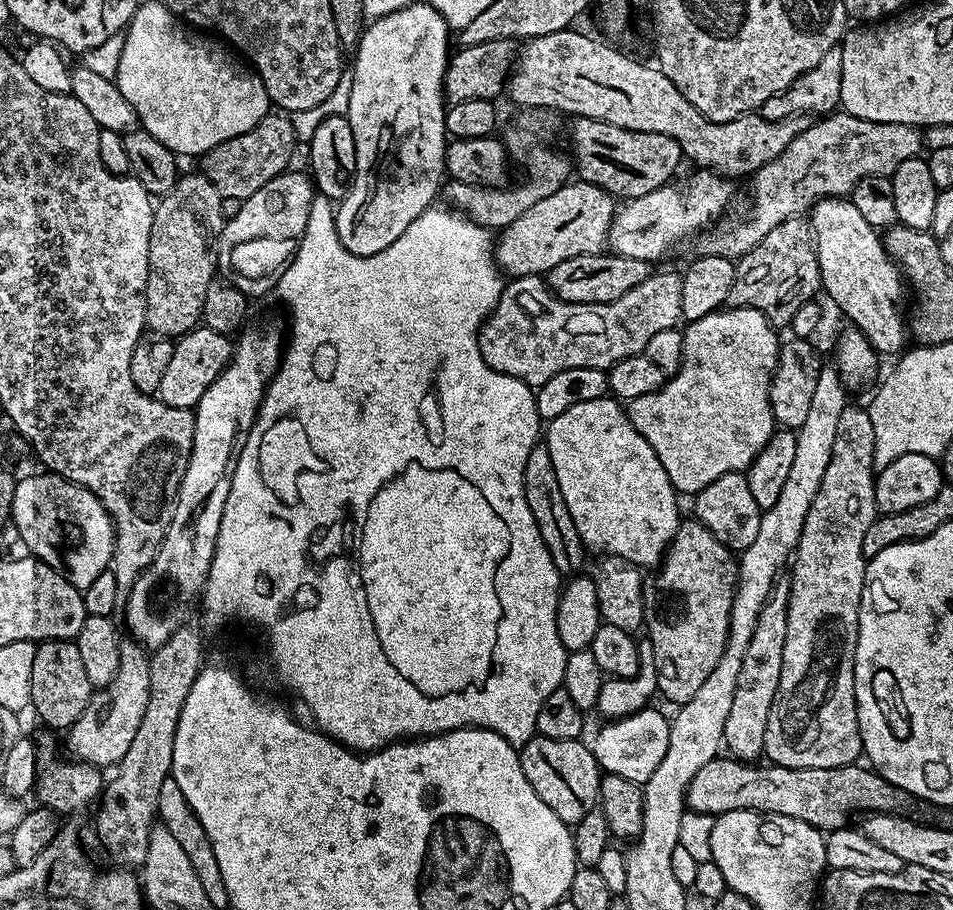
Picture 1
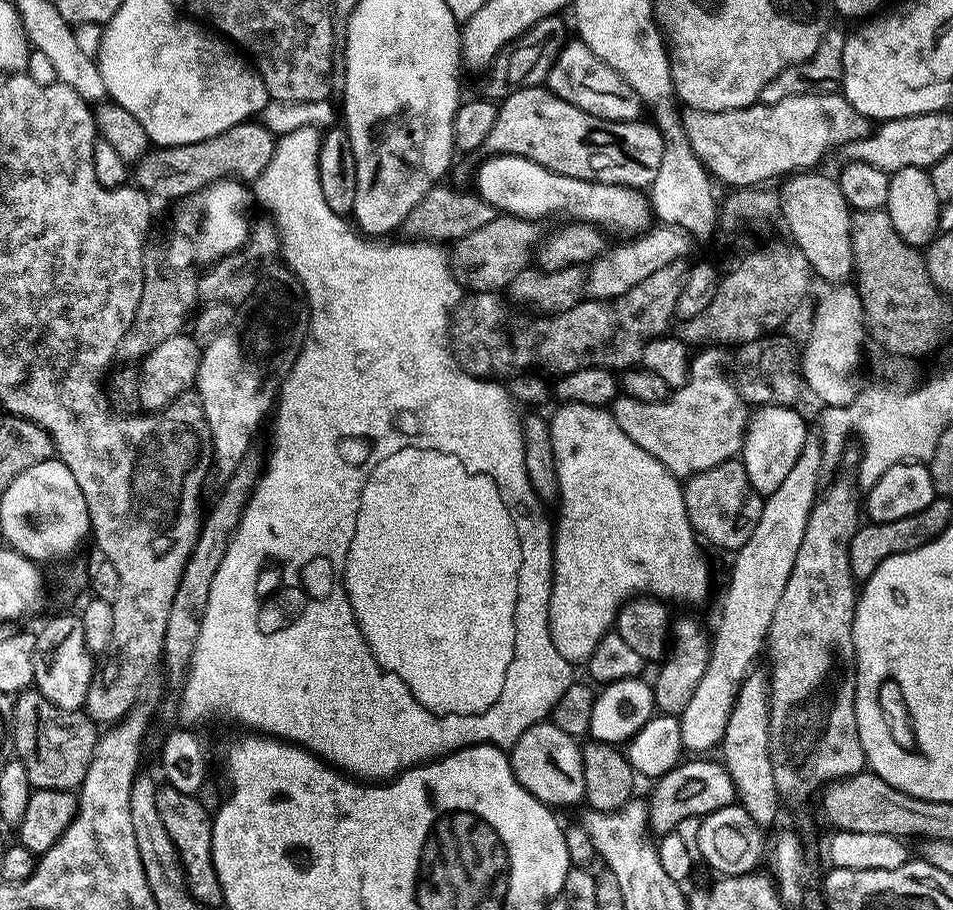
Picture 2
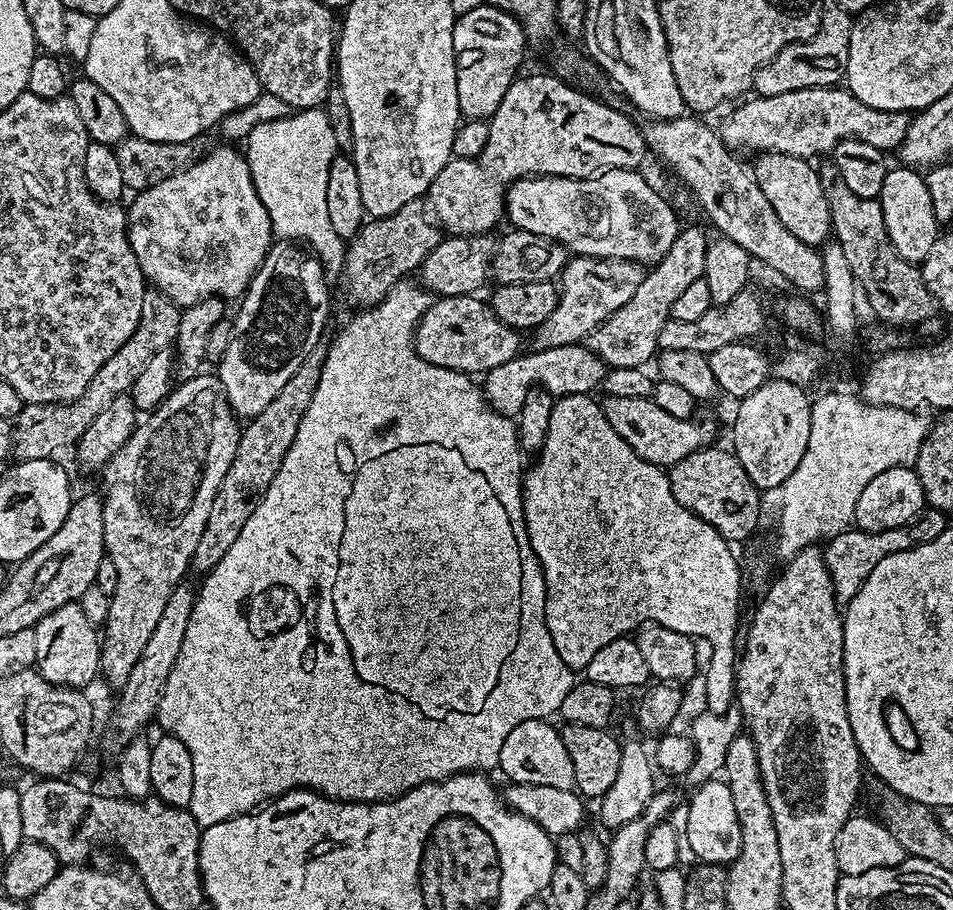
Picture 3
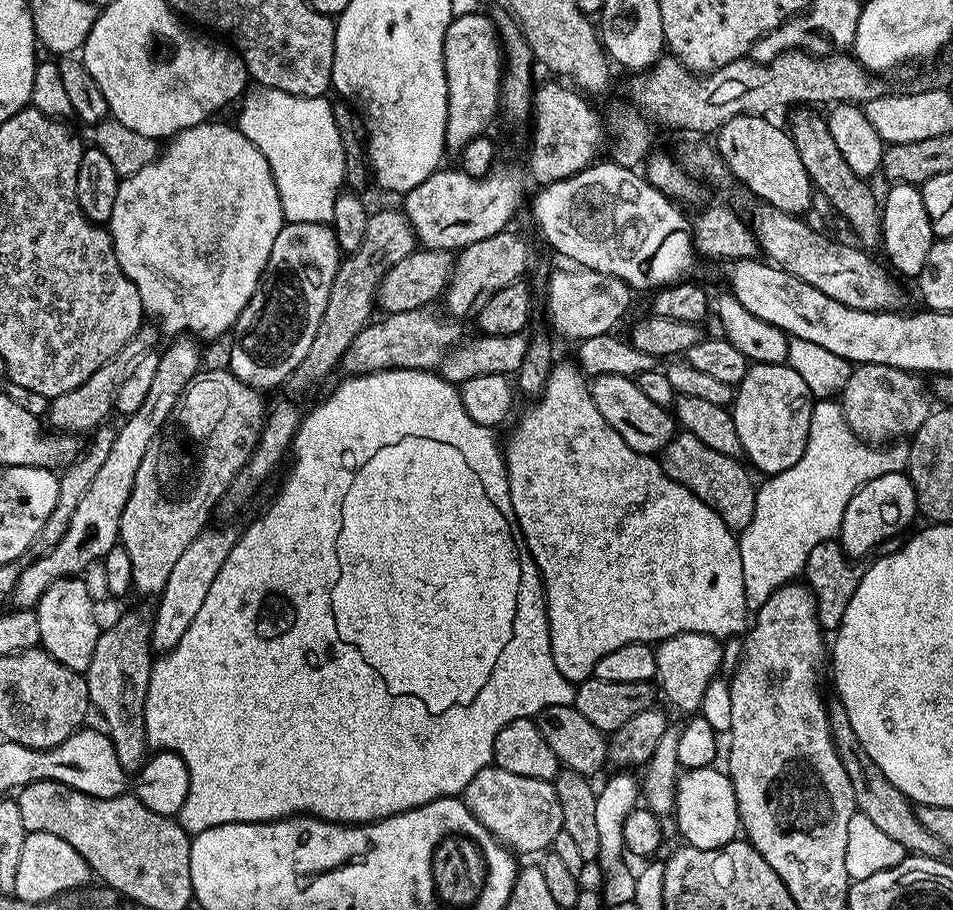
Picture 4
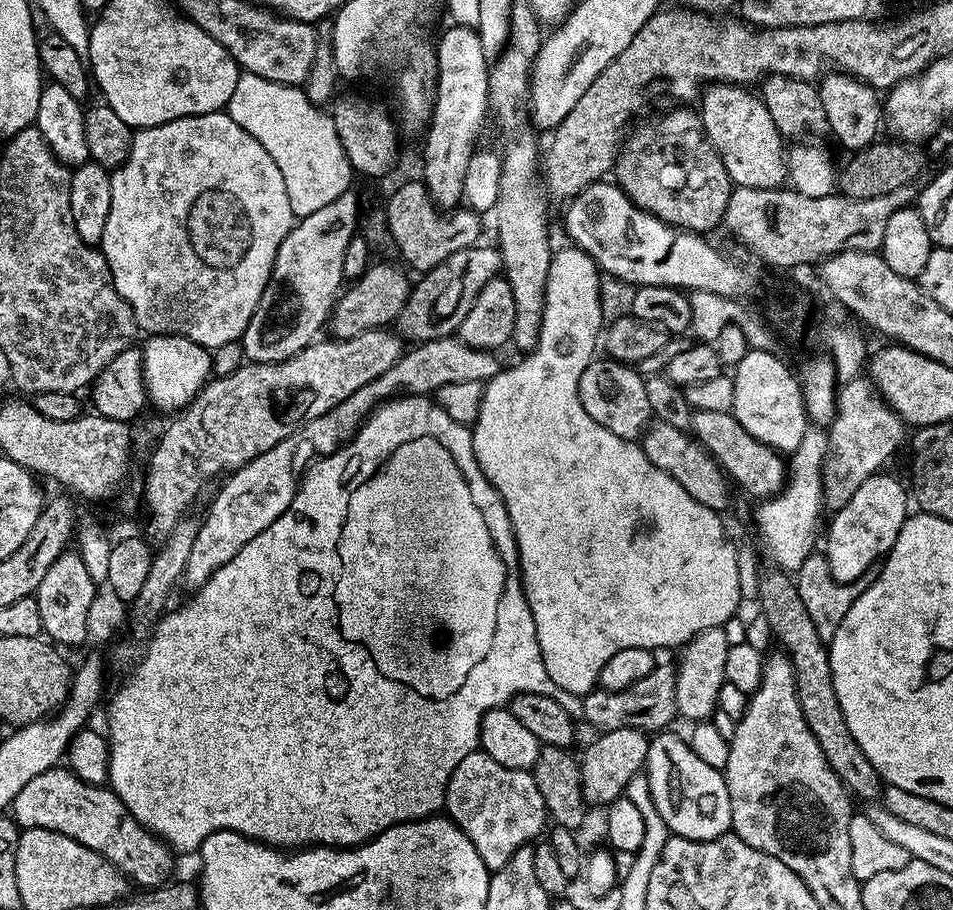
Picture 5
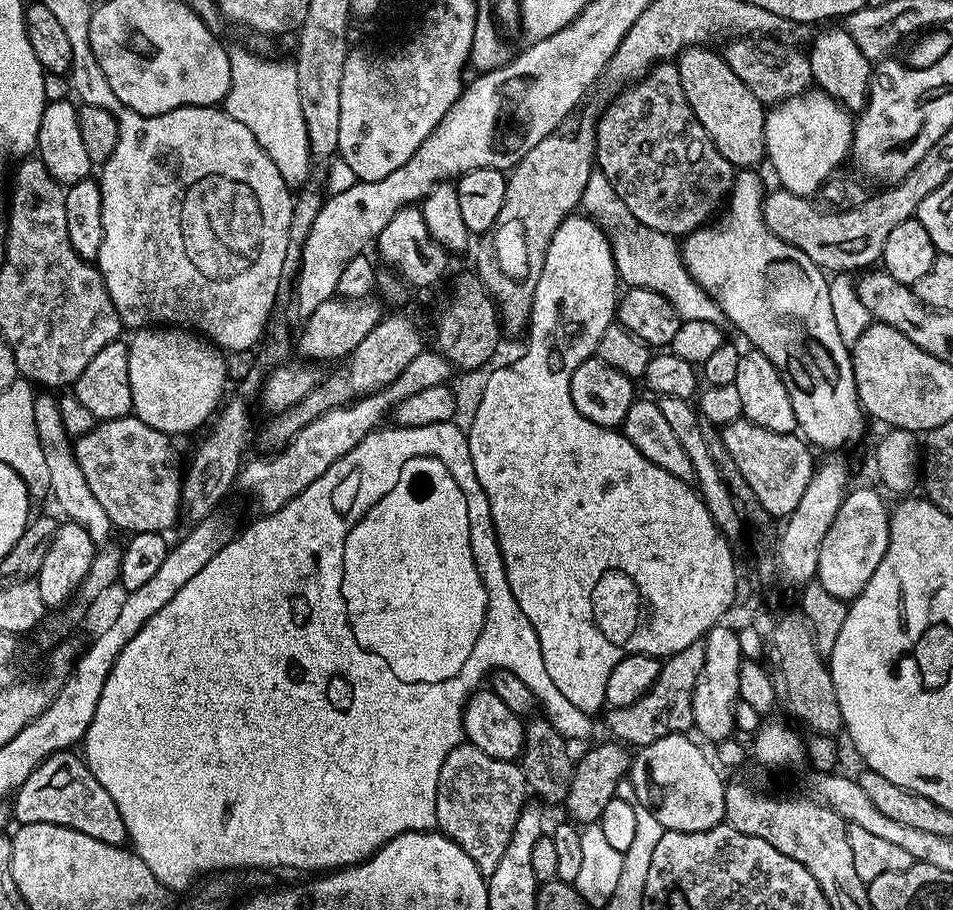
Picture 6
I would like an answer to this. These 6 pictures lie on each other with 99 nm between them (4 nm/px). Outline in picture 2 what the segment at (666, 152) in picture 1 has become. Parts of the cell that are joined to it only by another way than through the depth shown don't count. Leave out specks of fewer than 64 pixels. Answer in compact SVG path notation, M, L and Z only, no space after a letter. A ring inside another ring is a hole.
M546 86L527 88L499 101L498 118L490 130L490 138L486 138L484 148L489 153L501 156L530 158L530 162L538 162L538 166L546 166L546 170L554 174L592 180L596 184L621 184L627 188L648 190L651 189L654 178L658 178L658 170L662 166L664 135L656 129L655 123L644 123L643 119L610 122L594 118L594 114L586 114L586 110L570 106L570 102L558 98Z

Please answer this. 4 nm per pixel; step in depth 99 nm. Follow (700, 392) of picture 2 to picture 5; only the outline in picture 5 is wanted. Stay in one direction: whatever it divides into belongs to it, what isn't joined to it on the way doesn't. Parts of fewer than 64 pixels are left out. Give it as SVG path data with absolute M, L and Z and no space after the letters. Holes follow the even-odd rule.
M593 358L590 366L582 370L578 398L582 406L586 406L586 414L590 414L598 426L606 426L606 430L610 430L610 434L618 434L618 438L636 440L653 419L650 398L646 398L644 376L635 367L619 364L617 360L600 359Z

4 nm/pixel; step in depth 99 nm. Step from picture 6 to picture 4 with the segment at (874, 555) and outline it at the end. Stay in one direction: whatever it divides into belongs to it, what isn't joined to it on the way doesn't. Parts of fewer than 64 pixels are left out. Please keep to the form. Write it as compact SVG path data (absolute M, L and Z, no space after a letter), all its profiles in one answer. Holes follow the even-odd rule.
M904 472L882 474L882 478L874 478L874 482L866 482L850 498L846 510L842 514L842 522L838 539L844 548L844 553L850 558L864 556L875 550L879 544L887 542L891 536L896 536L912 519L917 519L918 509L912 481Z

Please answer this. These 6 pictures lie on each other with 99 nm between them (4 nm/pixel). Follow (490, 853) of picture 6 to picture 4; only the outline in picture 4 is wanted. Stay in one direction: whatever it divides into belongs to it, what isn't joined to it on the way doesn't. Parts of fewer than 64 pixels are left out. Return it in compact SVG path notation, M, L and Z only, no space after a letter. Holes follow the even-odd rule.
M489 766L470 778L462 799L478 822L490 830L492 837L516 854L543 853L551 849L556 835L564 831L562 802L558 800L558 790L551 780L526 778L526 774L510 774L510 770Z

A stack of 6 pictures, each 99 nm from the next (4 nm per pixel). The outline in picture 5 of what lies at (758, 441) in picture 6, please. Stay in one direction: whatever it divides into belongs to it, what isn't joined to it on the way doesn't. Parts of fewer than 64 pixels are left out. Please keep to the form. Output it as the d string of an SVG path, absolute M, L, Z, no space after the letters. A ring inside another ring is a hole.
M693 411L690 432L699 440L701 446L719 462L721 468L727 473L729 481L737 489L740 487L742 491L749 492L749 494L744 493L749 497L767 498L776 495L784 487L786 479L785 457L770 446L758 442L758 438L746 434L746 430L742 430L742 422L738 422L738 418L733 416L731 412Z

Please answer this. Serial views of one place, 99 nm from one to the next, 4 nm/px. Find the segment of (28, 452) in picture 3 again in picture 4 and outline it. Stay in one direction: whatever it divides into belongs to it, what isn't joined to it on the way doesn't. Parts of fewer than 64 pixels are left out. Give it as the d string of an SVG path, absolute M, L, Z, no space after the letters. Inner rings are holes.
M155 323L141 324L134 338L130 338L130 342L126 342L126 346L122 346L118 354L114 354L114 358L98 366L98 370L94 370L94 374L90 374L90 378L86 378L82 386L74 390L66 390L66 394L58 394L54 397L48 405L47 423L60 434L88 434L99 428L108 420L108 415L113 415L116 391L120 383L124 381L126 373L141 356L153 351L160 339L162 339L162 333Z

